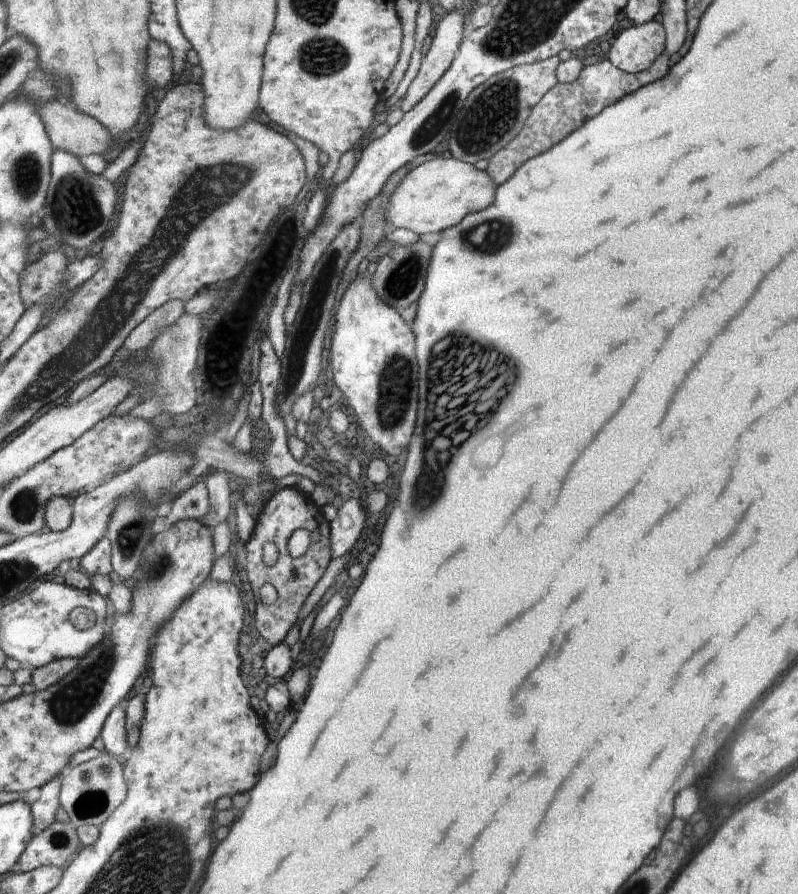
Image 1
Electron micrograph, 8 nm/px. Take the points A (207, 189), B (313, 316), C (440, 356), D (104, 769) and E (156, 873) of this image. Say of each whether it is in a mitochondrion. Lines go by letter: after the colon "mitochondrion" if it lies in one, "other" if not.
A: mitochondrion
B: mitochondrion
C: mitochondrion
D: mitochondrion
E: mitochondrion

